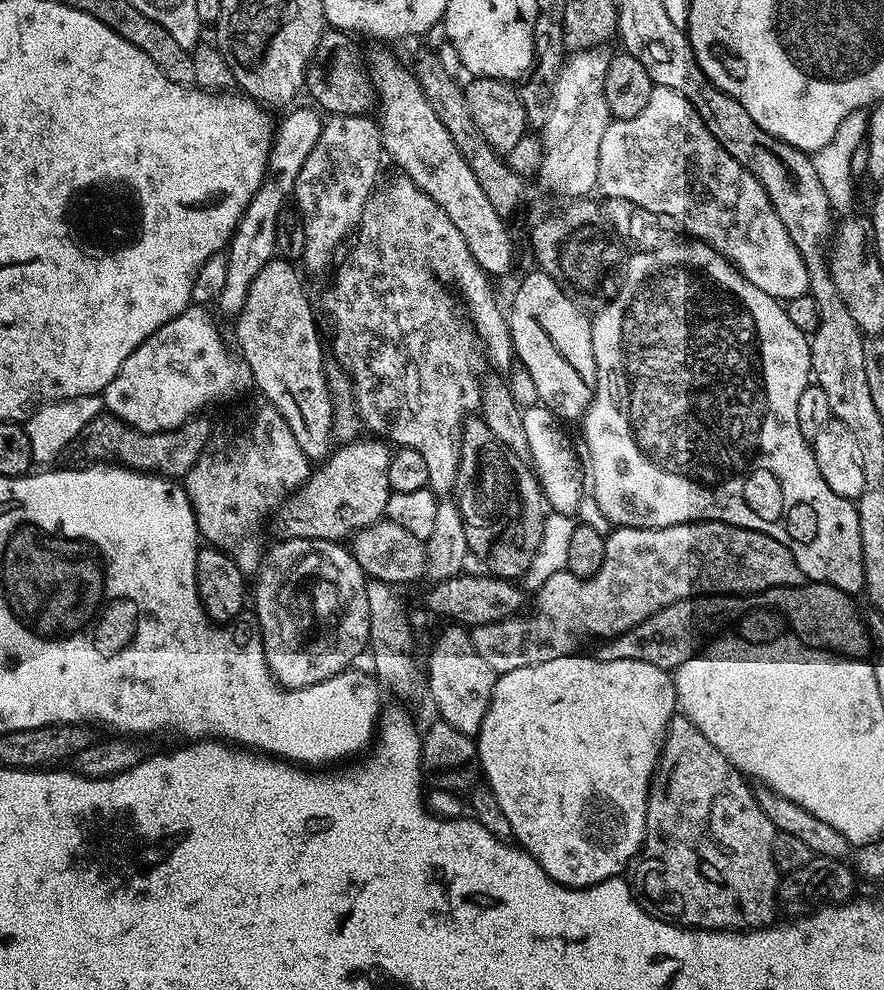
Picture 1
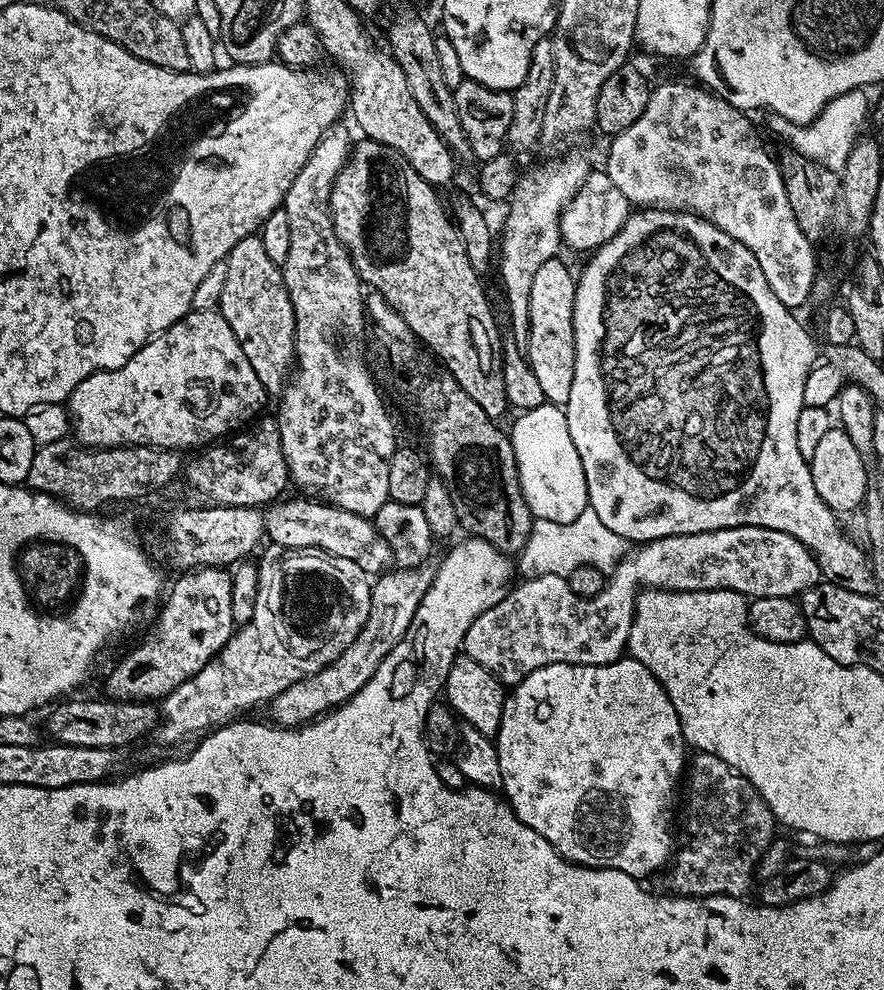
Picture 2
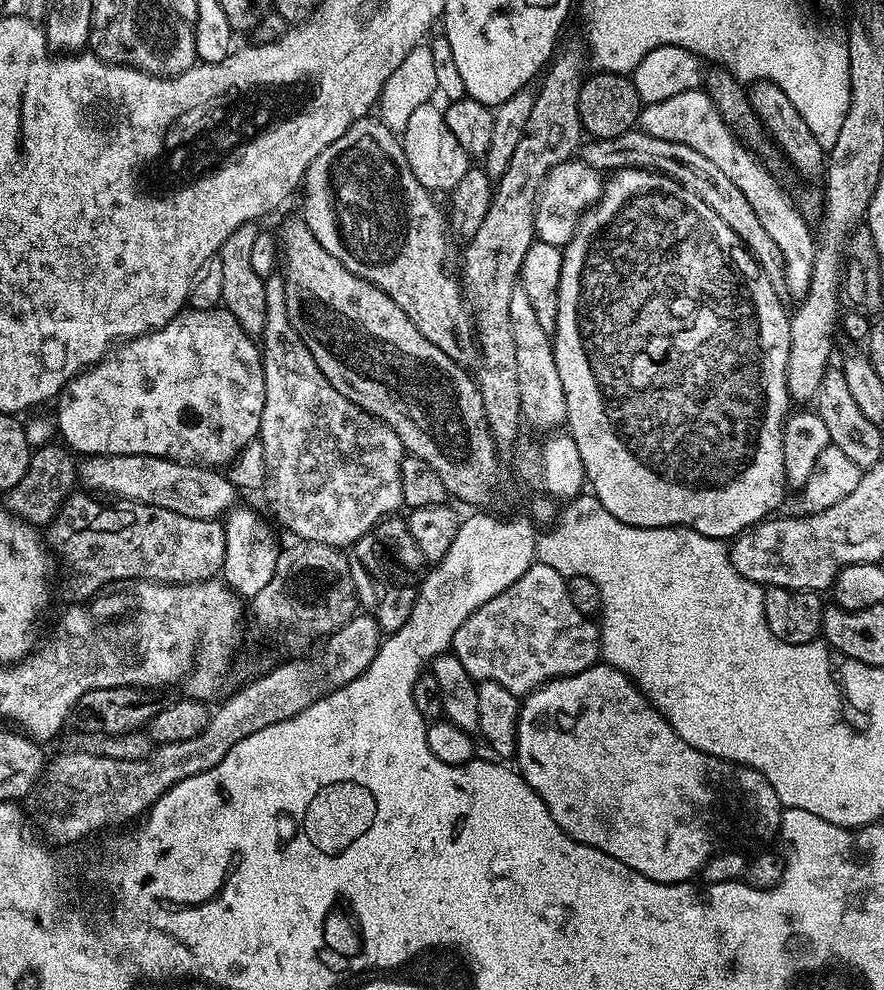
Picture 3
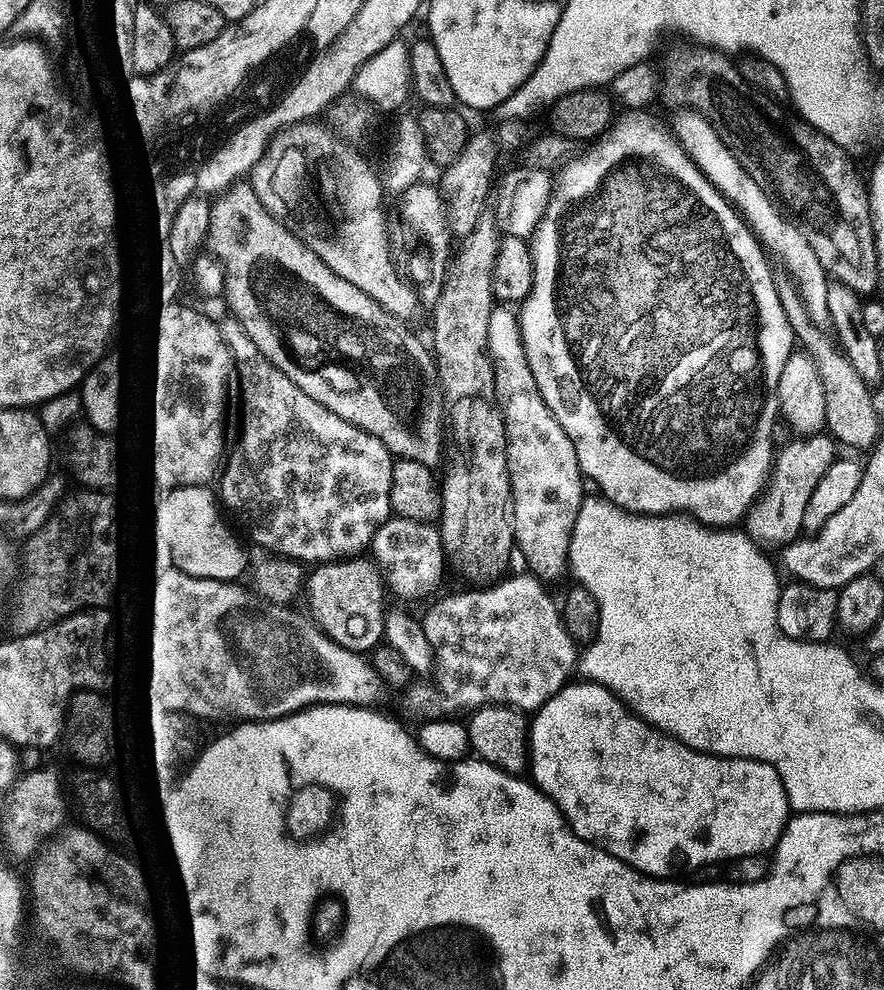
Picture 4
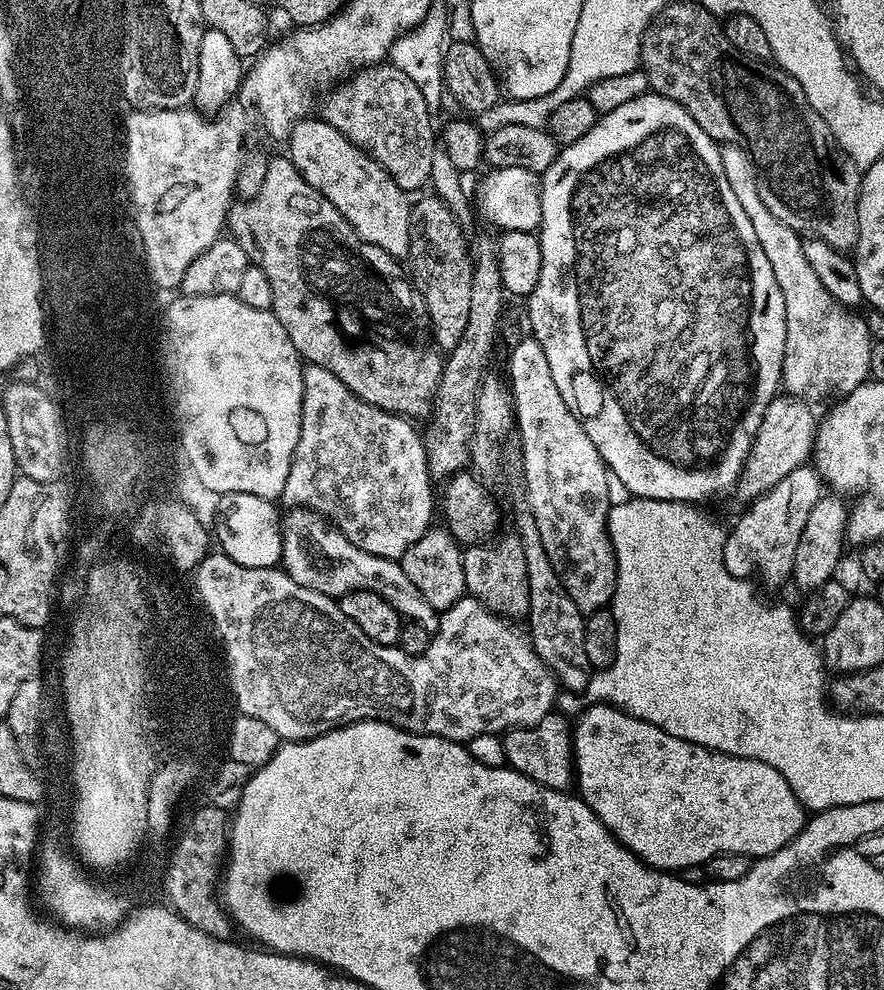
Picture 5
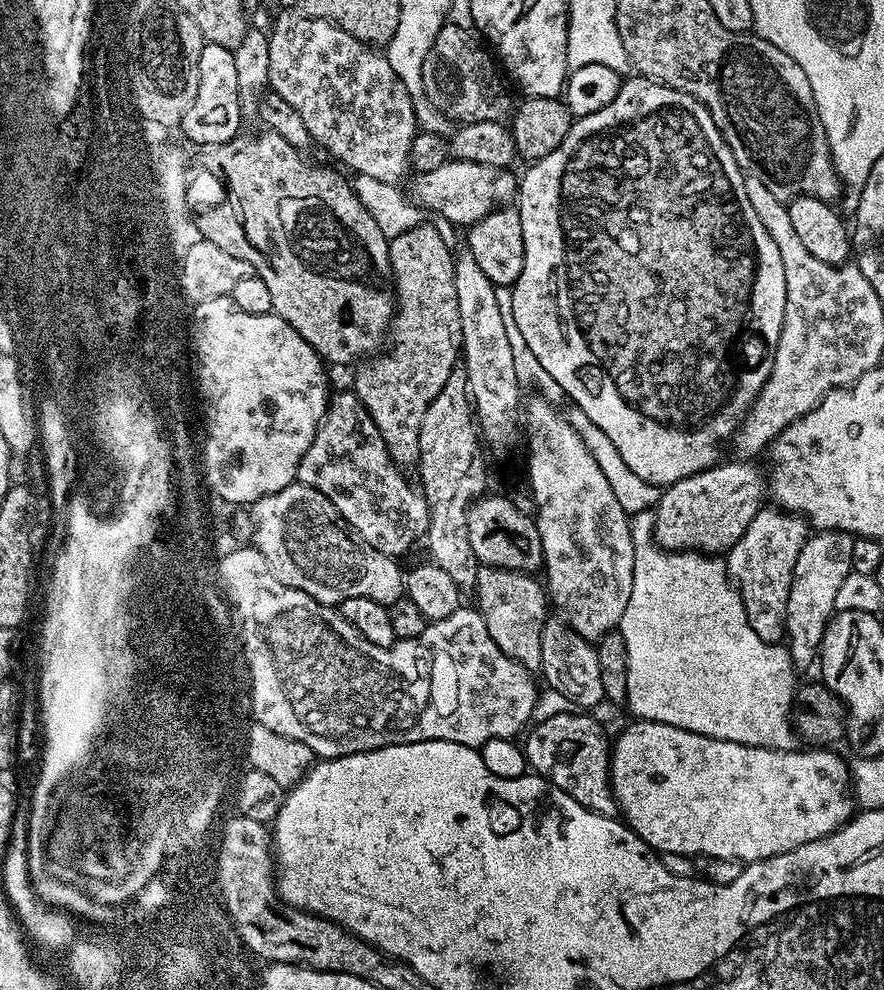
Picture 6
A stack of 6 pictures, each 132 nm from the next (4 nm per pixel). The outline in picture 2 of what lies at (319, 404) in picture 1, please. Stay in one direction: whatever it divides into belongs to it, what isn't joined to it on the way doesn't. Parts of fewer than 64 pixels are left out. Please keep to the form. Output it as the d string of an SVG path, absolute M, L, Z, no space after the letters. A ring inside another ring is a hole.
M256 234L242 238L242 242L230 250L228 259L223 261L222 272L223 268L224 285L220 288L218 311L230 322L230 330L234 330L242 354L246 354L250 366L254 366L254 374L258 374L265 393L283 393L296 358L296 315L286 290L284 269L266 254Z

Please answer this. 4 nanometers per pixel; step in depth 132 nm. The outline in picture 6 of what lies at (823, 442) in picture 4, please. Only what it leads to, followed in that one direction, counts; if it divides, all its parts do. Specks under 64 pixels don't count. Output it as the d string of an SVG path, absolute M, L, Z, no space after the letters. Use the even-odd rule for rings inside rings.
M775 506L761 507L760 513L746 526L746 534L726 553L728 575L744 600L748 623L754 634L768 644L785 639L786 602L790 598L792 575L798 554L810 535L810 525L803 516L785 512Z

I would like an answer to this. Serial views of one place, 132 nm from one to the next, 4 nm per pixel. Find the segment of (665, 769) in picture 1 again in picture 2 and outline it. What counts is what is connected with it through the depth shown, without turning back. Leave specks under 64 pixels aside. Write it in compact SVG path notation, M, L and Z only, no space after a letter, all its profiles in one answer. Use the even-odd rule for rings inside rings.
M696 752L693 757L686 768L688 805L684 808L684 848L677 847L674 852L671 891L678 896L747 897L754 883L756 864L774 839L778 821L768 803L741 772L722 762L722 758L715 754Z

